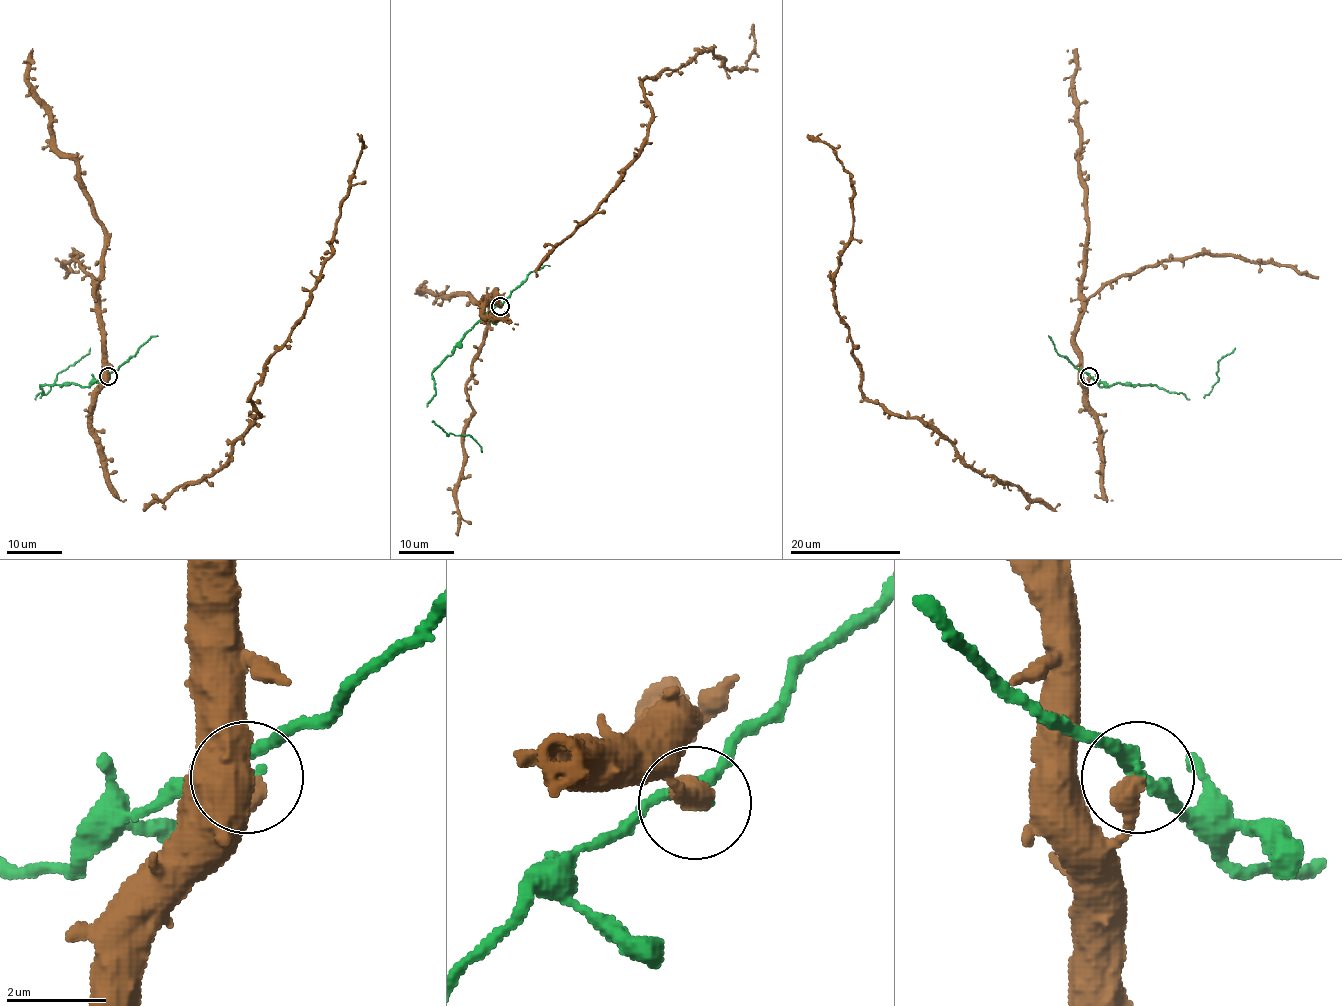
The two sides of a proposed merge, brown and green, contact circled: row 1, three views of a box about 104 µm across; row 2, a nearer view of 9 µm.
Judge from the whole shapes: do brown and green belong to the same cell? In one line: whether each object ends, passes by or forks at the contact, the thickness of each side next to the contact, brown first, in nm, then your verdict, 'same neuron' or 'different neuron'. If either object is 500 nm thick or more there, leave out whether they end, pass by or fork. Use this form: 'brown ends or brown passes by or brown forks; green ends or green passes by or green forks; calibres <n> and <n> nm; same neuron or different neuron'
calibres 500 and 240 nm; different neuron

